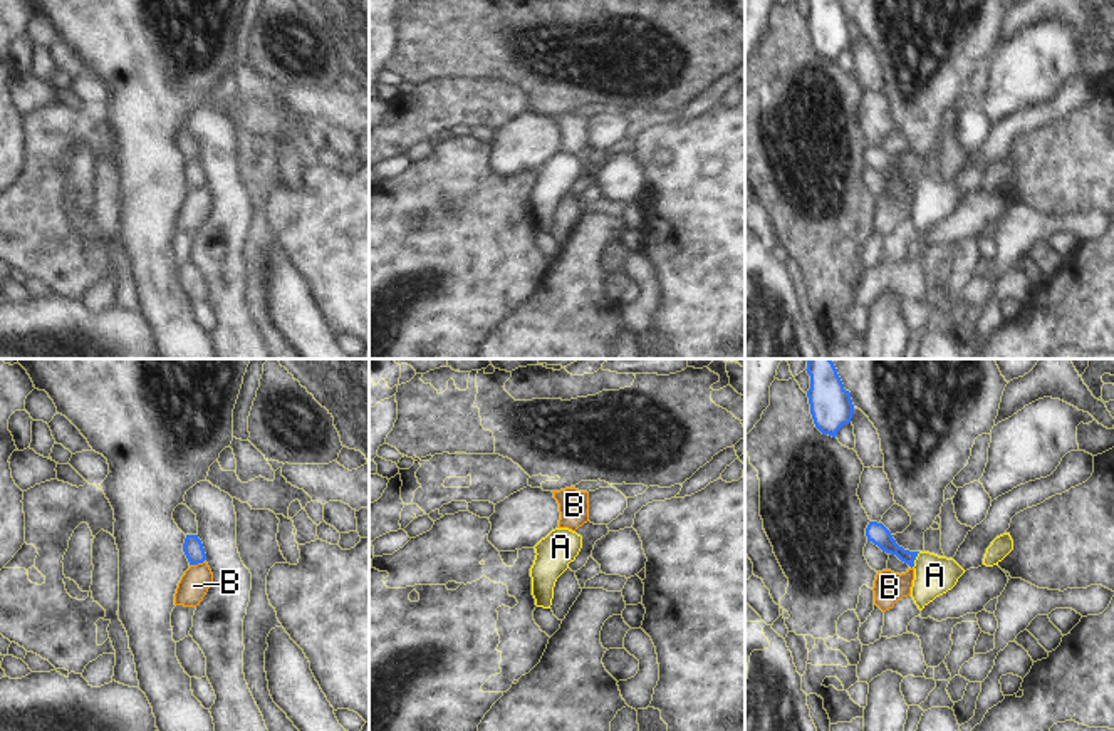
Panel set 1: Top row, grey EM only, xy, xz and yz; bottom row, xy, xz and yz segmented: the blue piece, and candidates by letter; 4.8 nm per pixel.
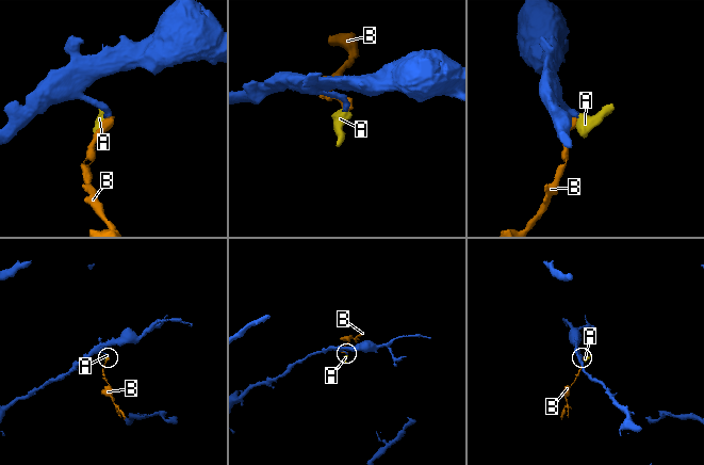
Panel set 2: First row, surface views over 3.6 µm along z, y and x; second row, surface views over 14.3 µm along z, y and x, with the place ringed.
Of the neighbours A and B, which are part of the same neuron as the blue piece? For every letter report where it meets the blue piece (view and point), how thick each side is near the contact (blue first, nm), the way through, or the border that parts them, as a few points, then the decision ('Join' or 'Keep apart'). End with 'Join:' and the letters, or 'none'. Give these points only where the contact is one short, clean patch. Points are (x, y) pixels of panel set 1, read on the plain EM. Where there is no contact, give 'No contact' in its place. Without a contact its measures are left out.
A: Touches blue at yz (915, 183). Thickness 100 nm (blue) against 190 nm. Path across: yz (878, 158), (903, 180), (915, 183), (935, 200). Join
B: Touches blue at xy (197, 188). Thickness 100 nm (blue) against 140 nm. Boundary: xy (203, 185), (190, 190). Keep apart
Join: A.

